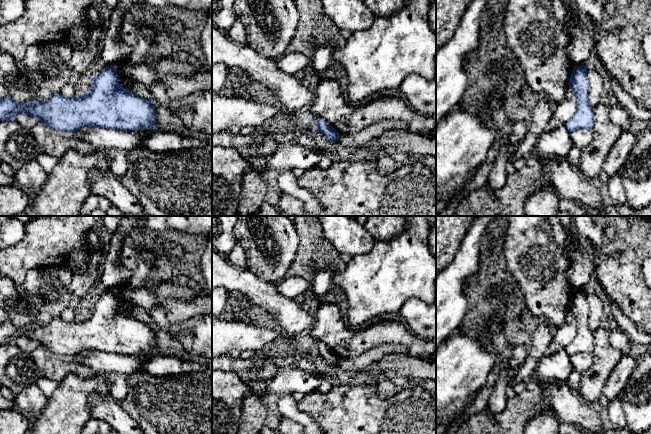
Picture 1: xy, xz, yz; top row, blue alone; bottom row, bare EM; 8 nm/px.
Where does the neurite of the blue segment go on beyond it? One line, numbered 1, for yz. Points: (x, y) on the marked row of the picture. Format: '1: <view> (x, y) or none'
1: none

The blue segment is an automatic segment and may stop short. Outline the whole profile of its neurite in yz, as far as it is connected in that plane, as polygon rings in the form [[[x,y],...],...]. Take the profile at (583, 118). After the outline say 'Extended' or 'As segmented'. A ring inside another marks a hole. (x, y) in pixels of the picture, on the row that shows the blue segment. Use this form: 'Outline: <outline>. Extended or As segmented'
Outline: [[[585,65],[574,67],[570,76],[569,89],[576,99],[576,111],[573,117],[566,123],[569,132],[578,129],[593,130],[595,111],[588,102],[589,82],[587,79],[587,67]]]. As segmented

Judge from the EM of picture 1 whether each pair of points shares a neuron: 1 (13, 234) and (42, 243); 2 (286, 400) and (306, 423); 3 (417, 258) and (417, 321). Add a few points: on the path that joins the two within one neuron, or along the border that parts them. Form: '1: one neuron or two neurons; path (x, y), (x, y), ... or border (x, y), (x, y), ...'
1: two neurons; border (25, 226), (23, 236), (10, 247)
2: one neuron; path (289, 406), (300, 417)
3: two neurons; border (425, 301), (410, 298), (398, 312)

